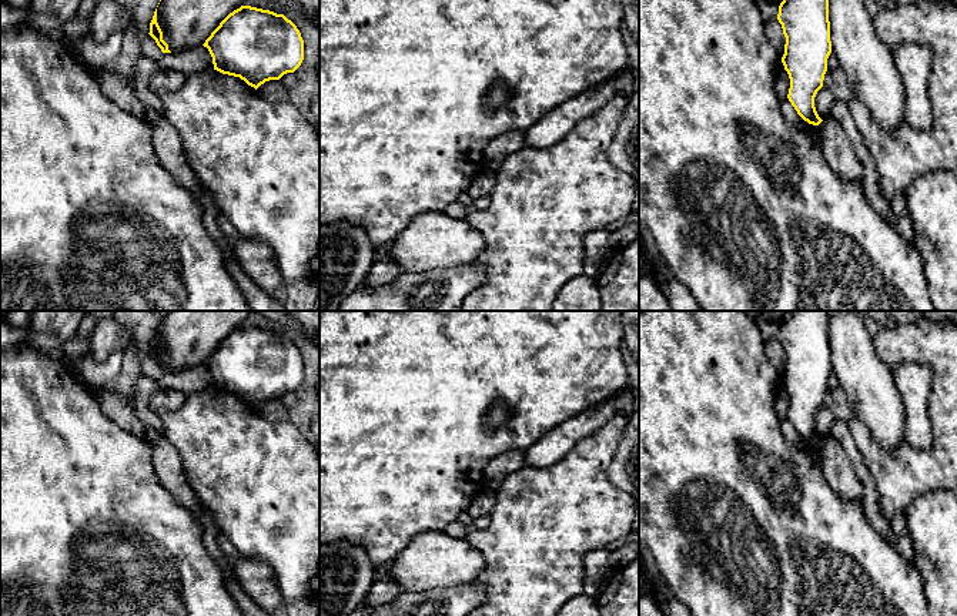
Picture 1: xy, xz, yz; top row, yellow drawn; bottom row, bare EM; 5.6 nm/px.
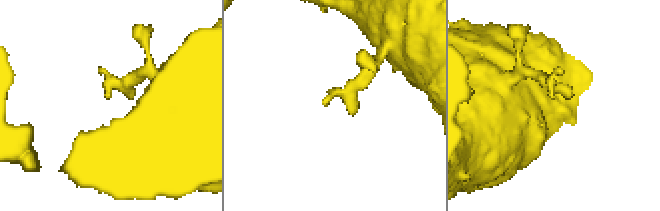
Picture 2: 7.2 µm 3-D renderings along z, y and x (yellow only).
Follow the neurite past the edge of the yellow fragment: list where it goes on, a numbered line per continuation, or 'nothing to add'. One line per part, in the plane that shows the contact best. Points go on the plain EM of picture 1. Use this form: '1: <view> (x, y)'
nothing to add

